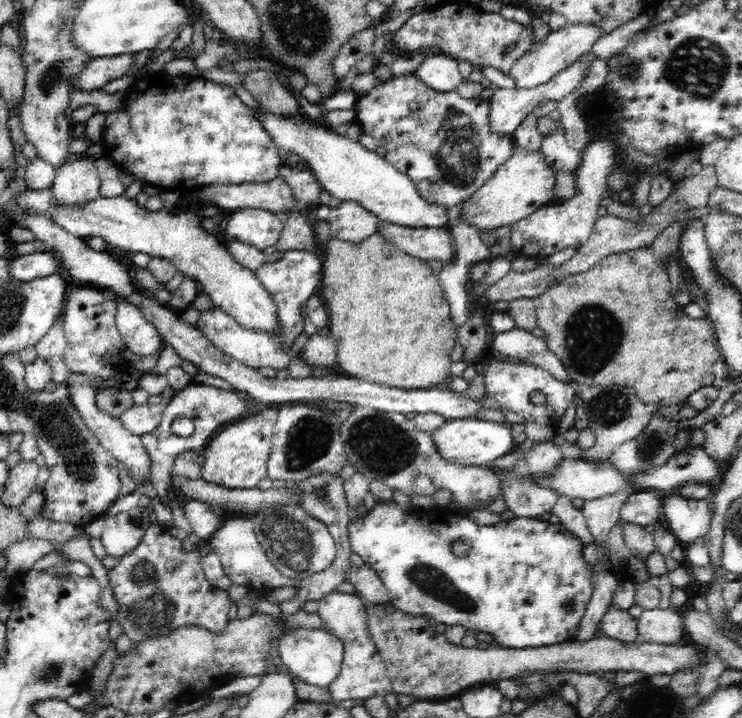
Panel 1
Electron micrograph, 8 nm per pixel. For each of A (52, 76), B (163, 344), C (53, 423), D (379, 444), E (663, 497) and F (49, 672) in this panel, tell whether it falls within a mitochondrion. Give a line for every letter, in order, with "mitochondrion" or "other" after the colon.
A: mitochondrion
B: other
C: mitochondrion
D: mitochondrion
E: other
F: mitochondrion

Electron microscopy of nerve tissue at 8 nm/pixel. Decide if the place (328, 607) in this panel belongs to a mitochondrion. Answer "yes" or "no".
no

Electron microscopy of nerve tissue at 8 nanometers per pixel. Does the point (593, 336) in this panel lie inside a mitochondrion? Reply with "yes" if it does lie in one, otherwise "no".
yes

